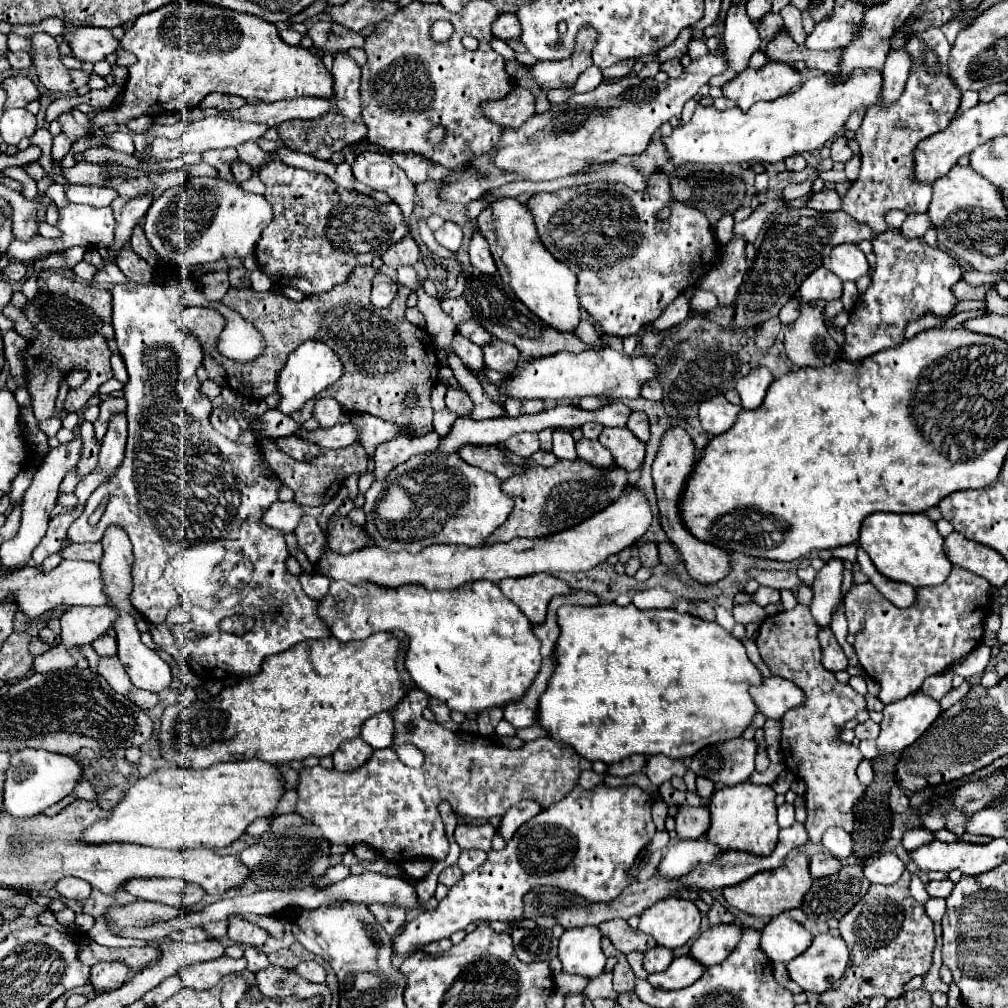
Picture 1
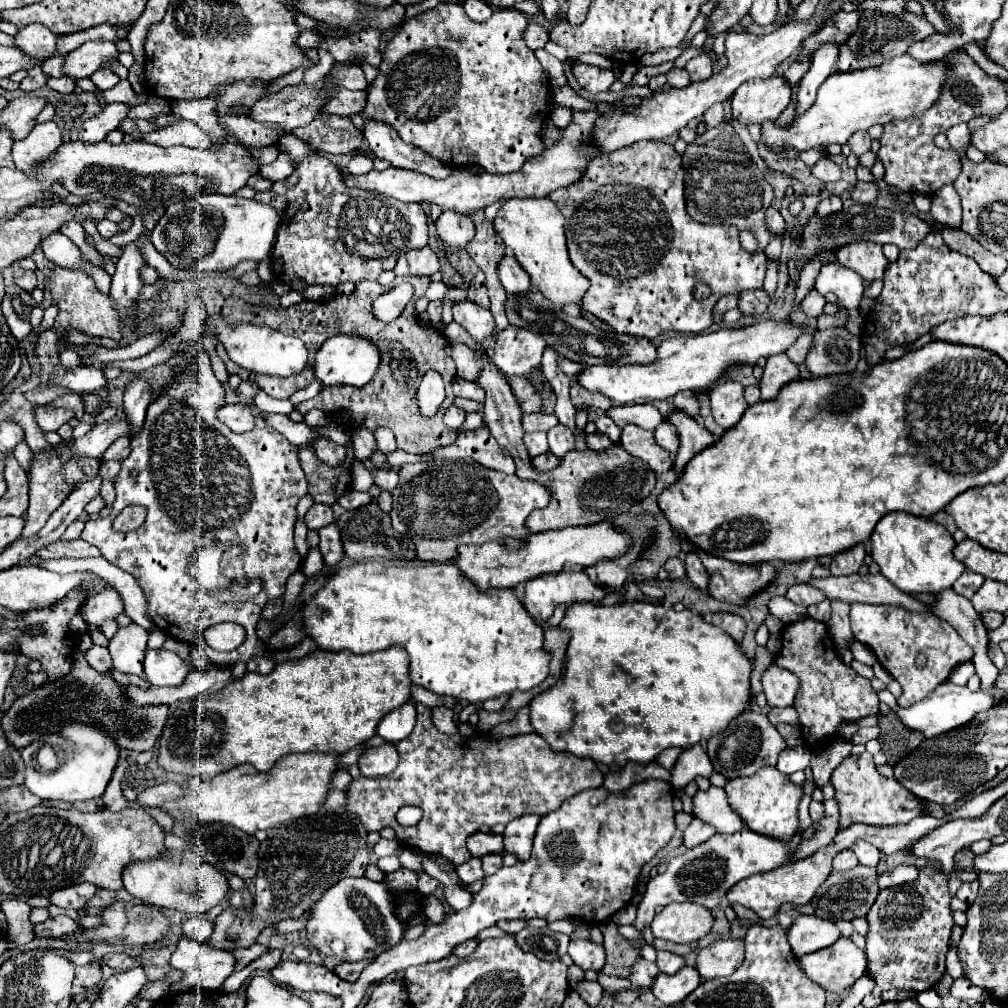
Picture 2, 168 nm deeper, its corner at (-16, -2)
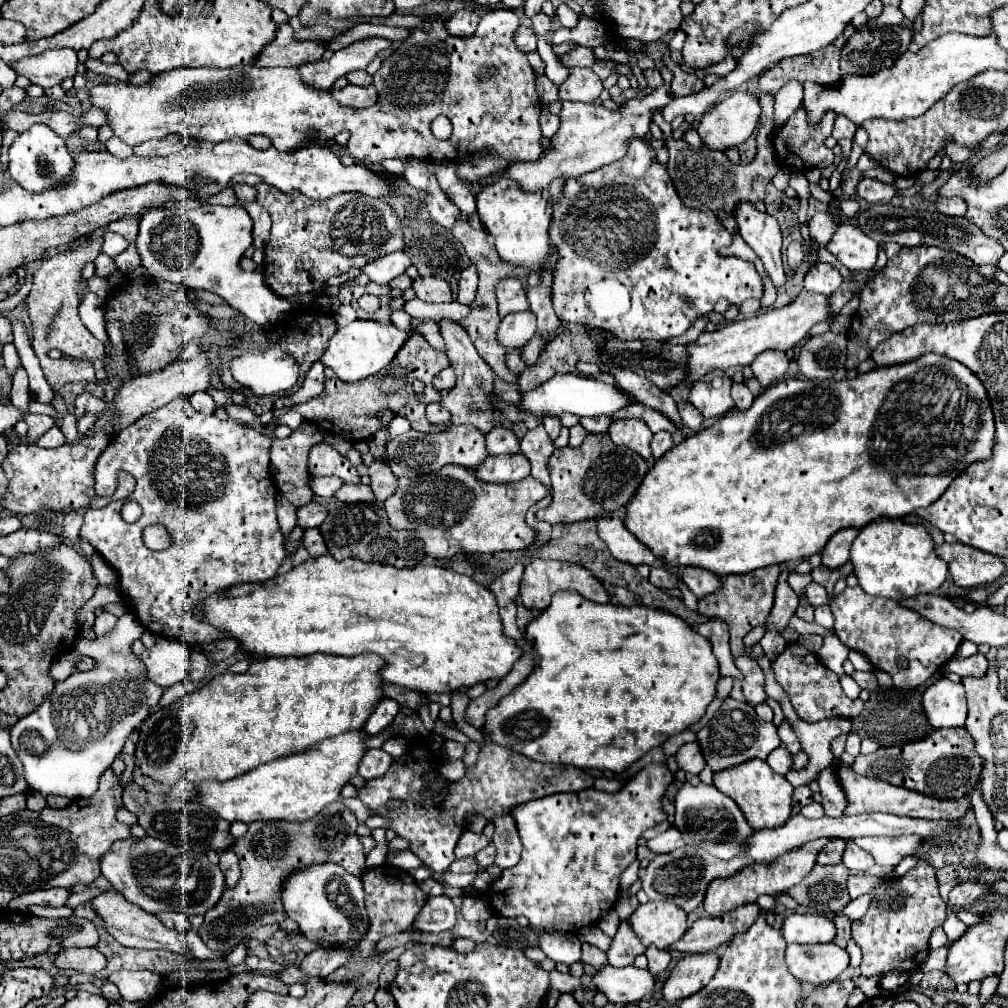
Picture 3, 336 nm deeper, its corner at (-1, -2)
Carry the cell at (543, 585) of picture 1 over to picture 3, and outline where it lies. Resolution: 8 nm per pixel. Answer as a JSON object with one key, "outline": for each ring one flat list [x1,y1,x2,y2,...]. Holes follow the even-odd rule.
{"outline":[[535,559,535,561,531,561,531,563,525,567,525,573,523,573,523,579,521,579,519,597,521,597,521,603,523,603,527,609,543,611,543,609,551,603,551,597,553,597,557,591,575,591,575,593,579,593,581,597,585,597,585,599,589,599,589,601,595,601,595,603,607,603,607,601,609,601,609,595,607,595,605,587,601,585,601,581,597,581,597,579,595,579,587,569,583,569,581,565,565,563,565,561,541,561,541,559]]}

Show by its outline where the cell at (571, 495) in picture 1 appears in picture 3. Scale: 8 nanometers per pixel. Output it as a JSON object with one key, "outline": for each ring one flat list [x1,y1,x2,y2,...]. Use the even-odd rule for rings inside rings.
{"outline":[[587,435,583,445,577,449,555,449,547,467,551,473,553,501,549,507,539,509,535,515,537,519,551,525,585,521,617,511,633,499,633,493,639,489,643,477,647,475,647,463,631,449,613,445,609,435]]}

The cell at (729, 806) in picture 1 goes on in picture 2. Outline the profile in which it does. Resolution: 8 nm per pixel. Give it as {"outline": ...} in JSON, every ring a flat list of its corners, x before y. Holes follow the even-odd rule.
{"outline":[[776,767,760,769,752,777,738,777,726,783,726,793,732,809,740,813,746,825,762,835,776,839,790,839,798,831,798,803,804,795,802,785,794,785,788,775,780,773]]}

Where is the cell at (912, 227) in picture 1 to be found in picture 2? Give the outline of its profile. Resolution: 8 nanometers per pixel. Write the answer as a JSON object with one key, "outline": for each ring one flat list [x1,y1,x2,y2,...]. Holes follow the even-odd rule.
{"outline":[[944,185,944,189,940,189,936,197,932,197,930,213,944,227,960,227,962,221,960,197,952,185]]}

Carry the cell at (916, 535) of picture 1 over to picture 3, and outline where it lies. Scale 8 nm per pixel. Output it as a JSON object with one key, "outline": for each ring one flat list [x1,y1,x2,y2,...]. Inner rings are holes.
{"outline":[[877,519,865,525,865,529,859,531,851,545,851,563,855,575,859,577,859,585,865,593,895,601,915,597,919,593,935,593,947,579,947,565,935,555,935,543,931,535,925,531,925,527,919,523,905,523,901,519]]}

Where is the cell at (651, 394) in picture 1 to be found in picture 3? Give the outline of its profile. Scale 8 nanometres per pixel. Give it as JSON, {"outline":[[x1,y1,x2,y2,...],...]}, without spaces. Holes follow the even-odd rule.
{"outline":[[687,403,687,407,679,407,679,415,681,415,683,423,687,425,687,429,691,429,691,431,699,431,701,429,703,417,691,403]]}

